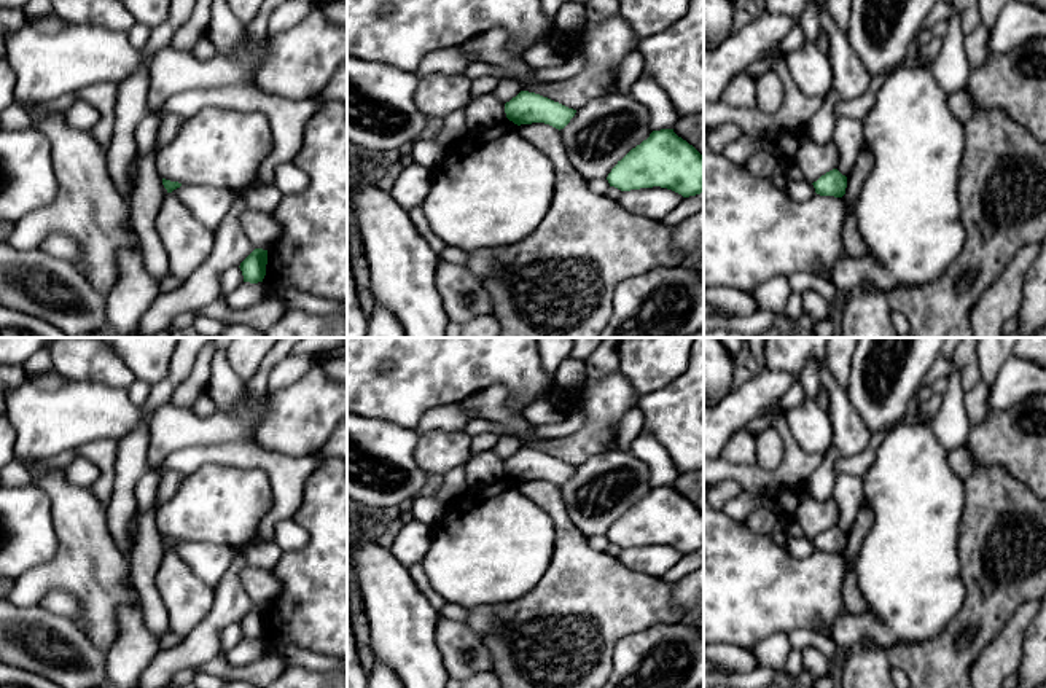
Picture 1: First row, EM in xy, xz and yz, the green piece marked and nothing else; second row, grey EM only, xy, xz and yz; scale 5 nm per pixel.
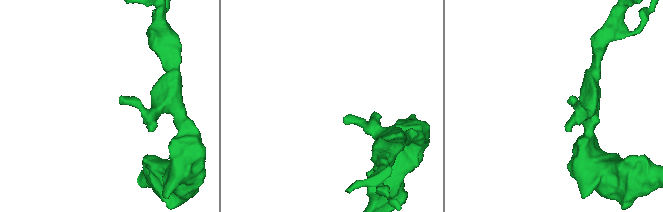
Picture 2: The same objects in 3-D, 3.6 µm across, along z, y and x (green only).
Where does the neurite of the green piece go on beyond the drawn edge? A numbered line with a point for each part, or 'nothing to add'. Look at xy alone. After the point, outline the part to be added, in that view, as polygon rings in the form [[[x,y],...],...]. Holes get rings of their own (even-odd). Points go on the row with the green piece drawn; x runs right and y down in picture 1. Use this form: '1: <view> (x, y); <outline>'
1: xy (218, 147); [[[207,107],[188,118],[178,135],[156,153],[158,174],[181,185],[248,188],[274,148],[261,111]]]

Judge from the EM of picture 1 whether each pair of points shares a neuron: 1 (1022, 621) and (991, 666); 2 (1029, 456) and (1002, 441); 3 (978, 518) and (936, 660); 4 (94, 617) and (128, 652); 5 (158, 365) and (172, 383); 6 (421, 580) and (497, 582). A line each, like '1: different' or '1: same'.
1: same
2: same
3: same
4: different
5: different
6: different

